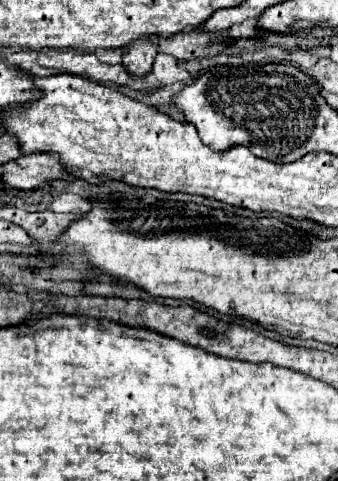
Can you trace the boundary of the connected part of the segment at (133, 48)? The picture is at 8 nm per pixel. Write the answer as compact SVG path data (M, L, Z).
M144 36L140 40L134 40L132 44L124 46L122 64L126 70L134 76L144 76L150 72L154 58L156 58L156 46L152 44L152 36Z

